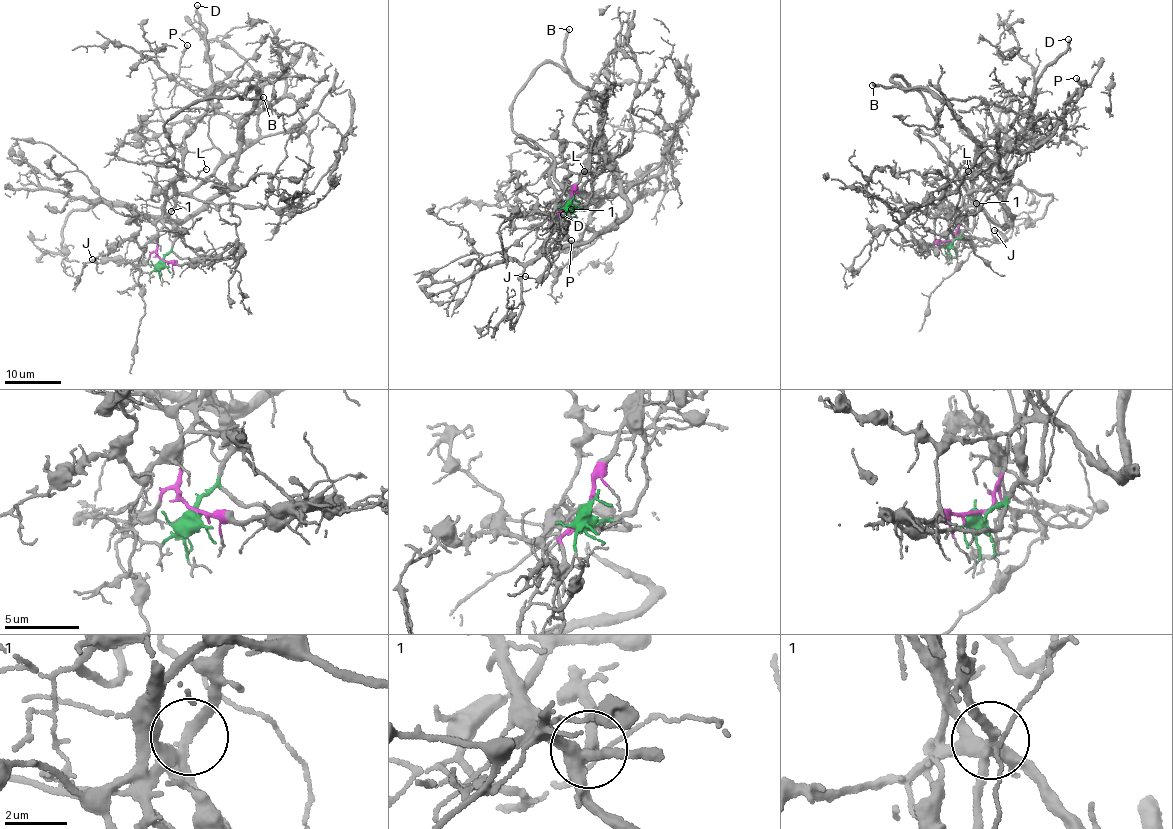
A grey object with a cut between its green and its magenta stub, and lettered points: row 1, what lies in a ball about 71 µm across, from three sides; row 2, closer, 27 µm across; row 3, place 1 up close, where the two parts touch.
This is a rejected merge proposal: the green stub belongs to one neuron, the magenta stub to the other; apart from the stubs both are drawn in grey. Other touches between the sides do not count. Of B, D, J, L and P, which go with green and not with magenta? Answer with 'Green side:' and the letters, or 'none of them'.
Green side: D, L

